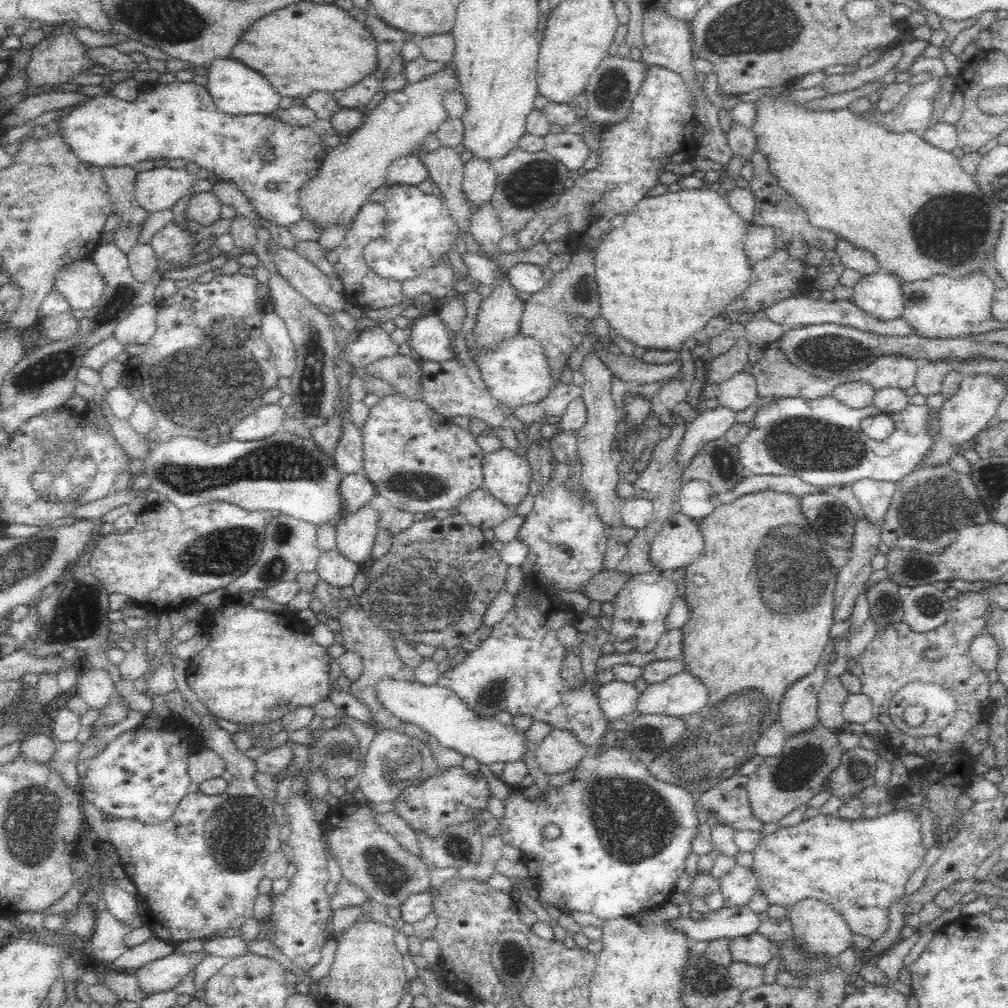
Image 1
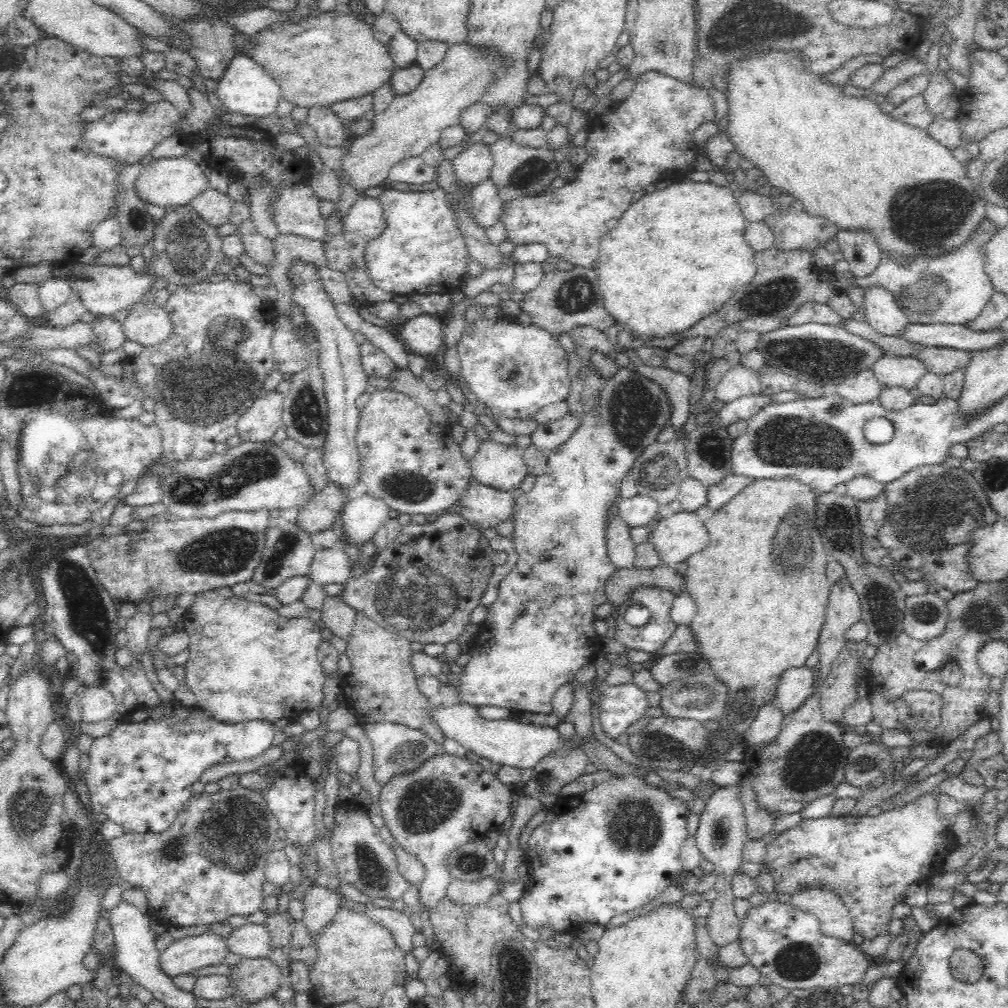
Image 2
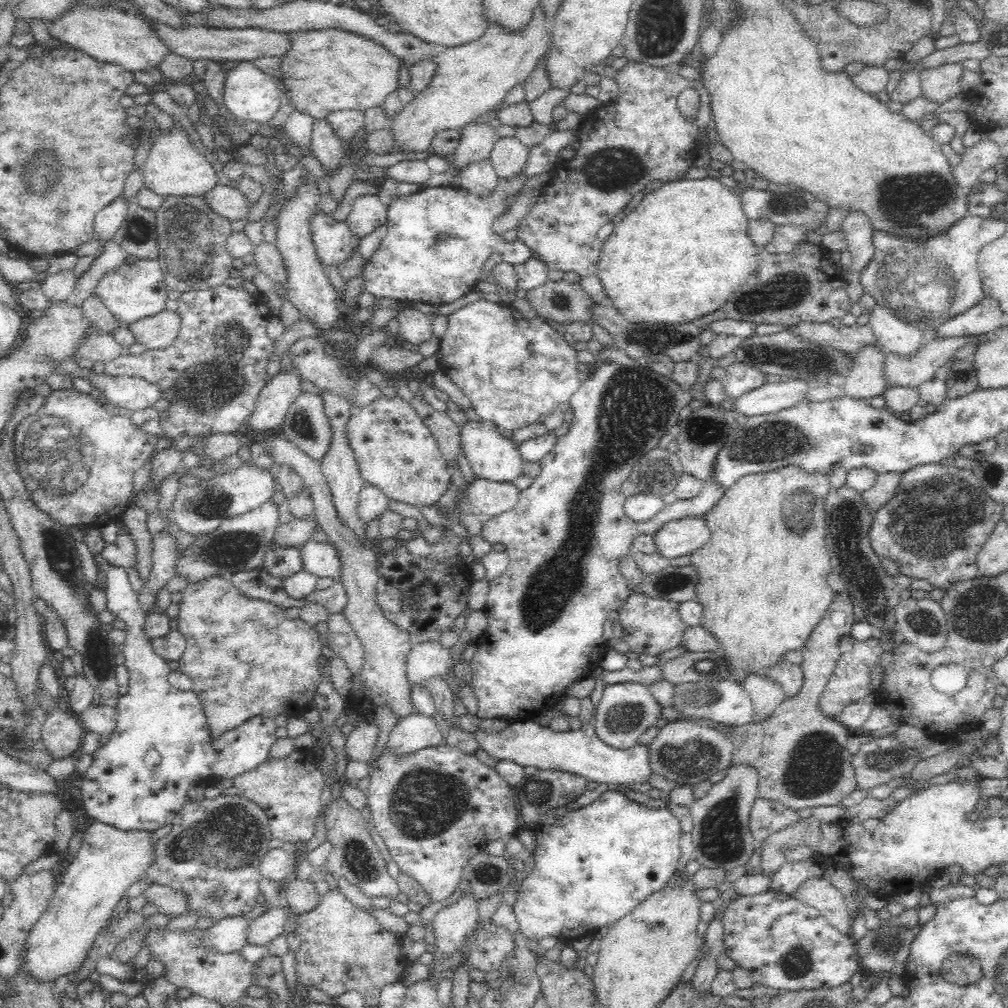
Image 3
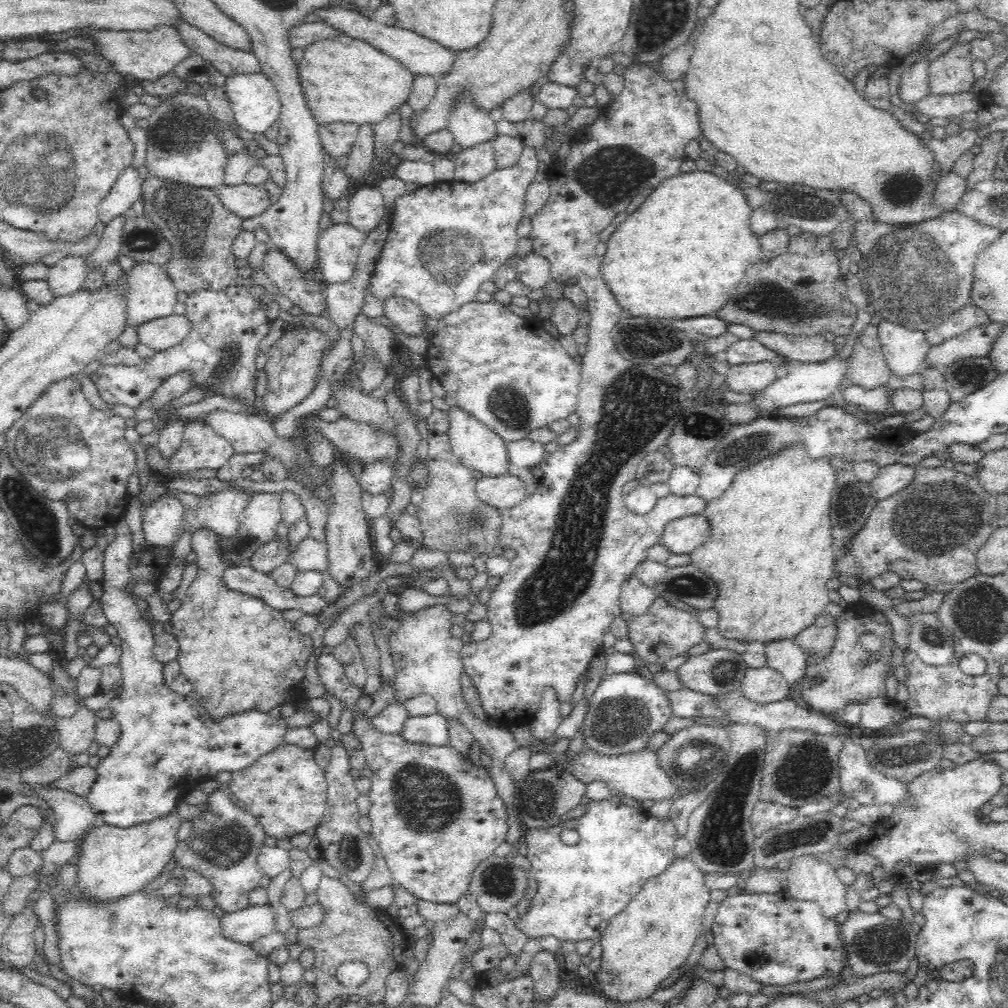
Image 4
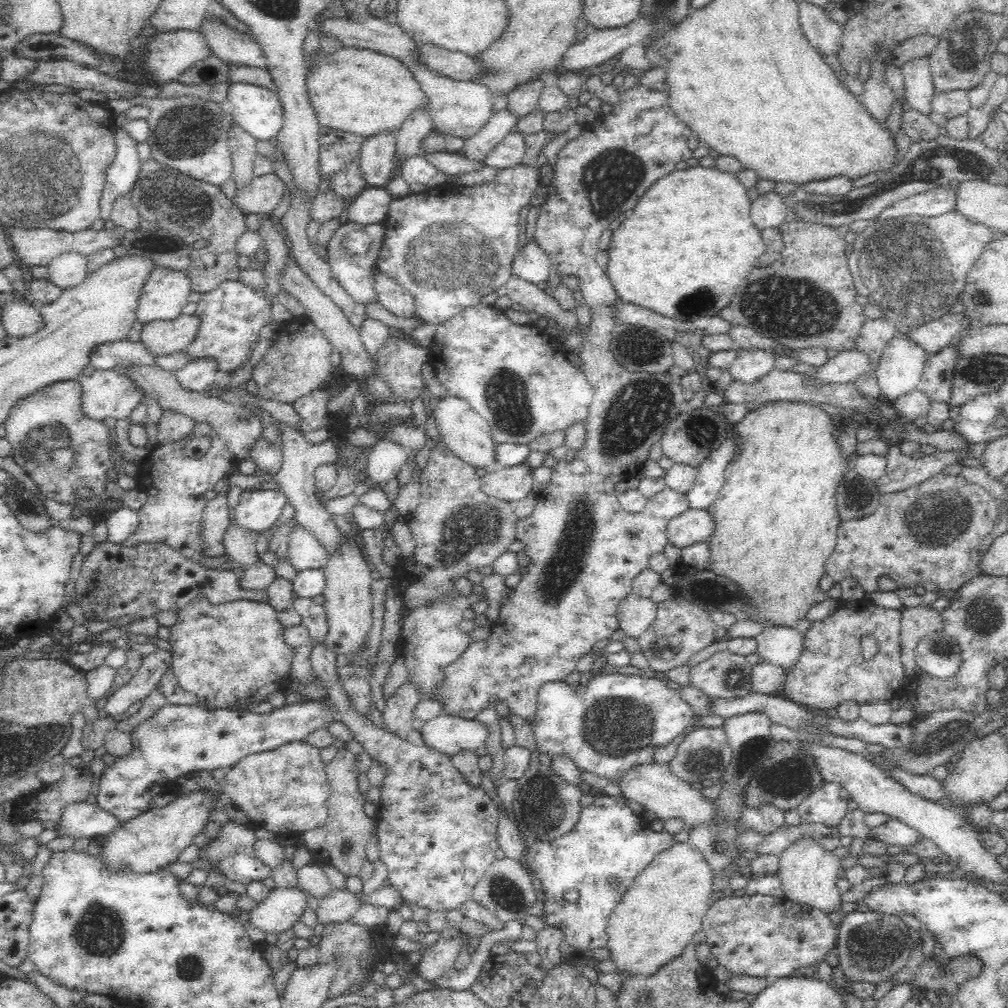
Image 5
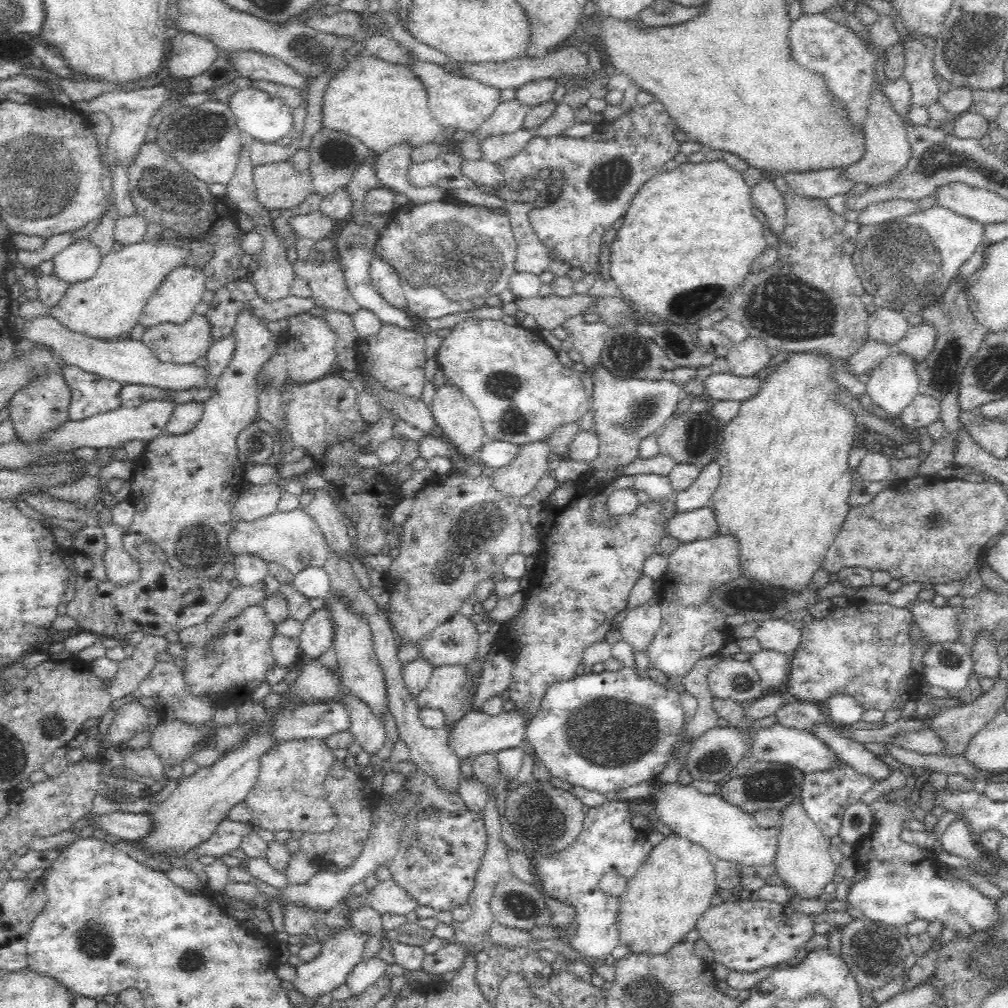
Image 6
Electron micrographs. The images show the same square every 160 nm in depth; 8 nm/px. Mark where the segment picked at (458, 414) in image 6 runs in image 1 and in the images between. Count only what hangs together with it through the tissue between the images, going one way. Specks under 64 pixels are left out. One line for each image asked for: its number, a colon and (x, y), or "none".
1: (506, 476)
2: (497, 465)
3: (491, 456)
4: (475, 446)
5: (467, 435)

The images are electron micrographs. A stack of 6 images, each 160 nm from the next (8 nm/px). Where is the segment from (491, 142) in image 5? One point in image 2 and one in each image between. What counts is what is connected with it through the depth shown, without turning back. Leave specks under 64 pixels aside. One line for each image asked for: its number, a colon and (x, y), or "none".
2: (487, 205)
3: (481, 178)
4: (472, 164)

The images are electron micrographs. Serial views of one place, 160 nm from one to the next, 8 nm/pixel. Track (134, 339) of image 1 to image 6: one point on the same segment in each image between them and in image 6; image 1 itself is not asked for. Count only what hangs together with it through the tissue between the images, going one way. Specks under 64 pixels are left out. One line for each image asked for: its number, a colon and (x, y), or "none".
2: (149, 324)
3: (156, 332)
4: (158, 334)
5: (161, 338)
6: (185, 343)

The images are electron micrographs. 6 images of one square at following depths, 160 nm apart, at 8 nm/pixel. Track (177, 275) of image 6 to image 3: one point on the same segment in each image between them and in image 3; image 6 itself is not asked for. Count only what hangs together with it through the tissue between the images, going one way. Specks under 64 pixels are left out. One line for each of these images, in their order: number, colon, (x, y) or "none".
3: (131, 292)
4: (150, 293)
5: (164, 296)

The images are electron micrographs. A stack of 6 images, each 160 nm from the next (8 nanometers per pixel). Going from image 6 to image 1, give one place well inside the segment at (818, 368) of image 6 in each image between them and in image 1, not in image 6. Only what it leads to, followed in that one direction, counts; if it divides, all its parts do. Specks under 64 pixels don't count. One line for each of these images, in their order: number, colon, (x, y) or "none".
1: (760, 595)
2: (754, 620)
3: (763, 573)
4: (770, 552)
5: (776, 519)

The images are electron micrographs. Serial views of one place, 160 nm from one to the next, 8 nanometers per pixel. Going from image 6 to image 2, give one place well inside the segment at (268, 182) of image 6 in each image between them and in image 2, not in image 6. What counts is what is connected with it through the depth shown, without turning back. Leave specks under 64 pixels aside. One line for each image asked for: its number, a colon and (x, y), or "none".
2: (215, 207)
3: (228, 201)
4: (246, 200)
5: (264, 193)

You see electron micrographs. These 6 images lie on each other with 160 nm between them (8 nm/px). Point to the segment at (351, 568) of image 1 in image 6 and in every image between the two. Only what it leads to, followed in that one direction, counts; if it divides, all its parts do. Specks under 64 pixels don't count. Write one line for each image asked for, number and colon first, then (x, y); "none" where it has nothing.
2: (330, 564)
3: (321, 559)
4: (311, 554)
5: (305, 552)
6: (293, 539)

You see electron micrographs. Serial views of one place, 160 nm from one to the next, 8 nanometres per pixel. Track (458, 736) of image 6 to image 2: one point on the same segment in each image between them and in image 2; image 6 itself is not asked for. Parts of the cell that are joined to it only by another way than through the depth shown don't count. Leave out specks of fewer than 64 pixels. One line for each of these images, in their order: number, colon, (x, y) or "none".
2: (397, 748)
3: (416, 731)
4: (432, 730)
5: (450, 735)

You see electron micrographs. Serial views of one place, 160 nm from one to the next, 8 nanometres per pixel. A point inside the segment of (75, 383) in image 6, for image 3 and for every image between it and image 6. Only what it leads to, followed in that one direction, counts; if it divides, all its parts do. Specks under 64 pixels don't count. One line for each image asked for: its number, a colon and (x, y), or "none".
3: (212, 374)
4: (227, 326)
5: (107, 394)

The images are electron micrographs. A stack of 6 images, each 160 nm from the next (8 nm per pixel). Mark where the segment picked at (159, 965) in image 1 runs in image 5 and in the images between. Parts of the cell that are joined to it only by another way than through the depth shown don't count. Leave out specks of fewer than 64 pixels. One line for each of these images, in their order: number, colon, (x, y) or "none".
2: (183, 956)
3: (230, 934)
4: (247, 926)
5: (284, 907)

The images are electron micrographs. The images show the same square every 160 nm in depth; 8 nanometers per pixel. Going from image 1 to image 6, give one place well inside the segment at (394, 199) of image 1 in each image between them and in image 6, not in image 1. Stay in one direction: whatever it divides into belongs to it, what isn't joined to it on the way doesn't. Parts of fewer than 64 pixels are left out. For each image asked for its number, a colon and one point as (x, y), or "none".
2: (422, 250)
3: (438, 238)
4: (445, 241)
5: (475, 229)
6: (421, 242)

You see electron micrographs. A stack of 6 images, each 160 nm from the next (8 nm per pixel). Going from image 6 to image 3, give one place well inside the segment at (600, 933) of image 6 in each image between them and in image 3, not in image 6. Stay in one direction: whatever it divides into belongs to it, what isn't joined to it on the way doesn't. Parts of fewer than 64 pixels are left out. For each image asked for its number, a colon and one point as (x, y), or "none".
3: (596, 864)
4: (620, 849)
5: (608, 842)

